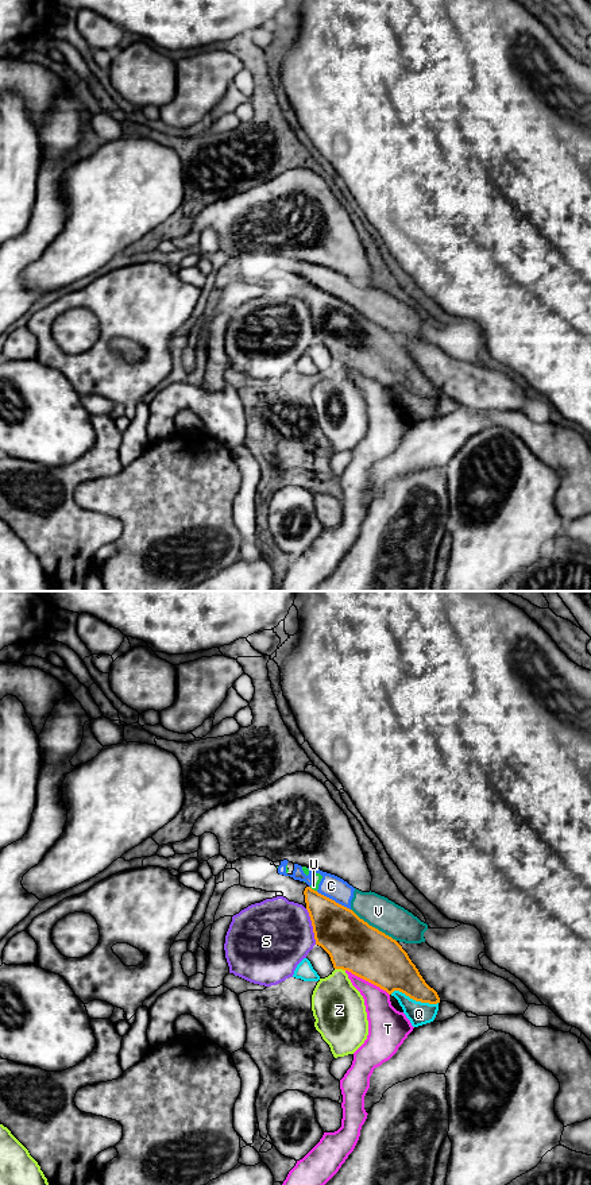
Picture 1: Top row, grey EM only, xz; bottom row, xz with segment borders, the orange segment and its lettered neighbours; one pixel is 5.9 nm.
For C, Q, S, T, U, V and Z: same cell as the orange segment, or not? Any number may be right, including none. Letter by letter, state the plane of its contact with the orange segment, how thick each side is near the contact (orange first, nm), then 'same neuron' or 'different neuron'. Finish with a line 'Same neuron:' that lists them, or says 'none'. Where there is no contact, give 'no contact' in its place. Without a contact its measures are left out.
C: xz | 300/140 nm | different neuron
Q: xz | 260/140 nm | different neuron
S: xz | 300/440 nm | different neuron
T: xz | 300/180 nm | different neuron
U: xz | 260/50 nm | different neuron
V: xz | 300/190 nm | different neuron
Z: xz | 300/300 nm | different neuron
Same neuron: none

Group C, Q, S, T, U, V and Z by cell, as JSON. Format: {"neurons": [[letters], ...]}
{"neurons": [["C", "U", "V"], ["Q"], ["S"], ["T"], ["Z"]]}

